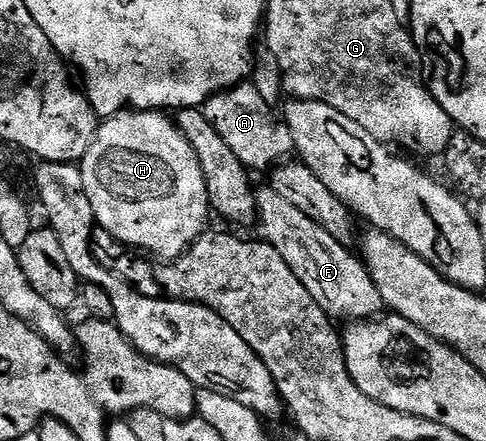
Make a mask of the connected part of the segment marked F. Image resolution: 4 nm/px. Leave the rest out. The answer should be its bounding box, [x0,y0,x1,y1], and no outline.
[256,187,382,323]

